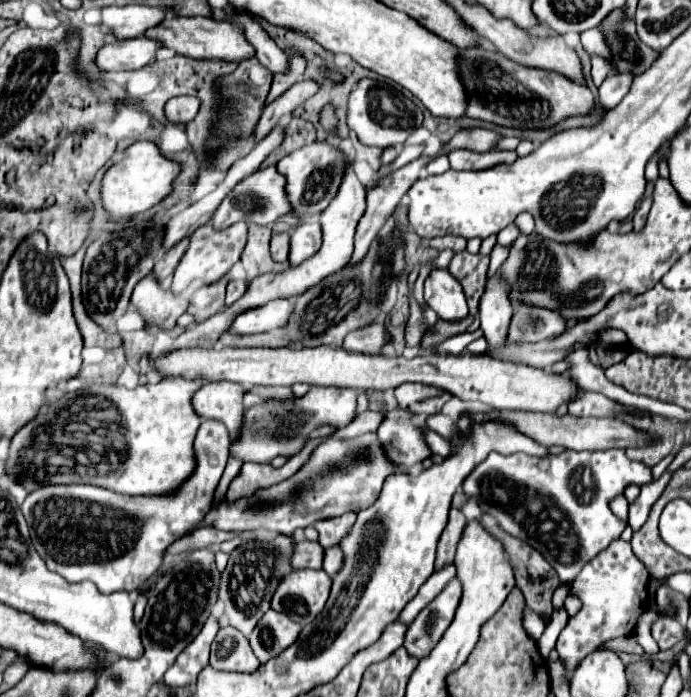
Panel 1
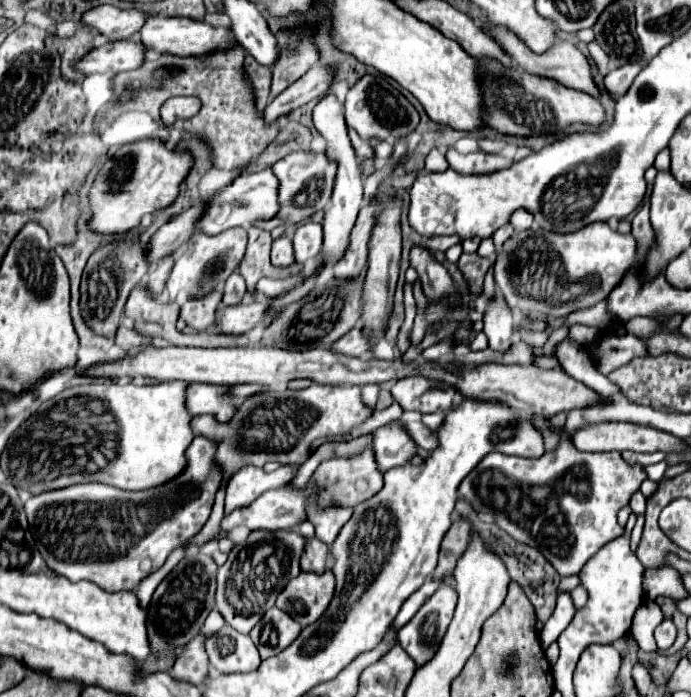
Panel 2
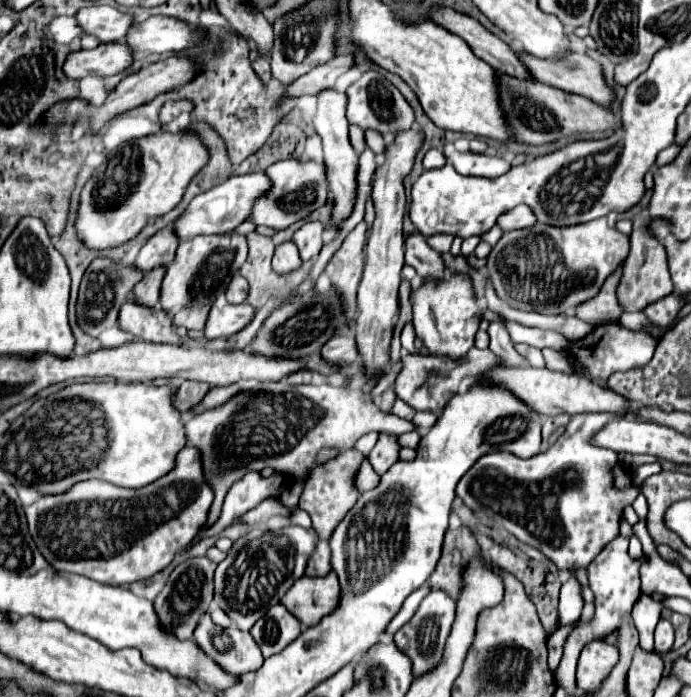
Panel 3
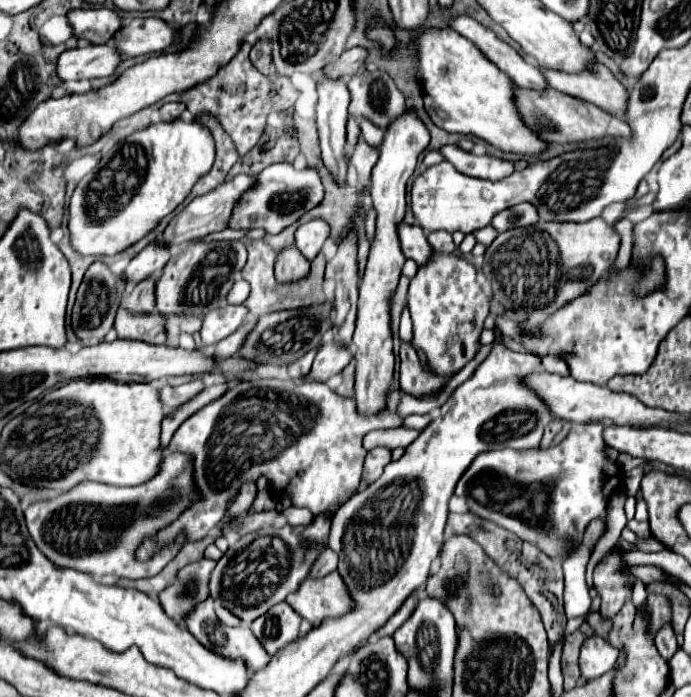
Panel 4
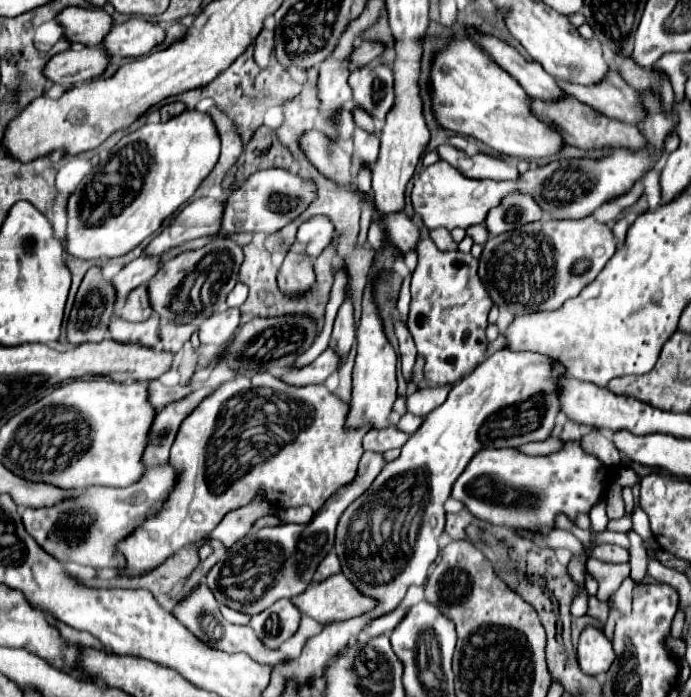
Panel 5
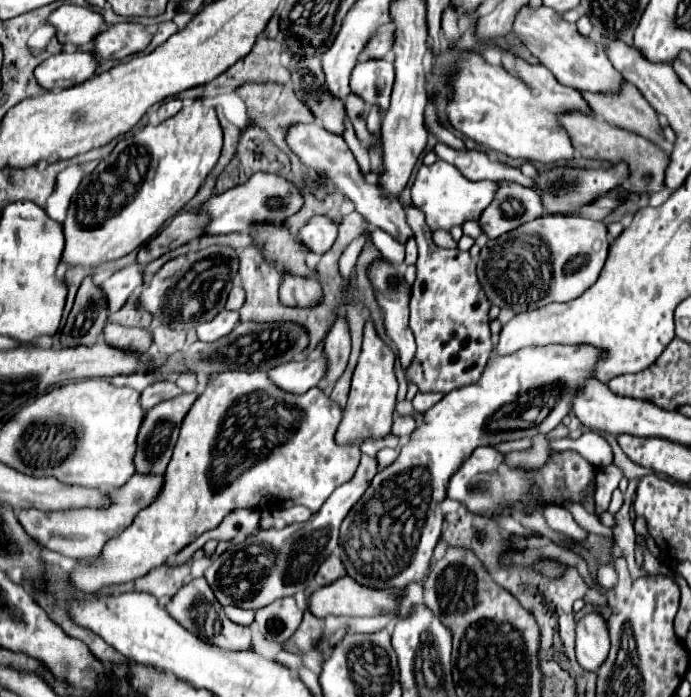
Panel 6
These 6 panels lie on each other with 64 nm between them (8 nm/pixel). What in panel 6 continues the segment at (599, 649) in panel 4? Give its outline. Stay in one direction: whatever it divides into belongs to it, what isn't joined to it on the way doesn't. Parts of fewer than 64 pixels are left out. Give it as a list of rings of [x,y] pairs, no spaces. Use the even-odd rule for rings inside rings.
[[[590,612],[576,622],[576,658],[584,670],[596,672],[610,650],[606,620],[600,612]]]

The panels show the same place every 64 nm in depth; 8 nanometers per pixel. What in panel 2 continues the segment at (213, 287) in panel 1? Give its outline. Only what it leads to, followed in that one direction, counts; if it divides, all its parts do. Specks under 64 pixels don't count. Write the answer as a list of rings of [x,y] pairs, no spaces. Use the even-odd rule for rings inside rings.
[[[212,292],[202,300],[190,300],[180,308],[180,318],[196,332],[206,332],[208,326],[212,326],[214,322],[214,314],[220,300],[222,300],[220,292]]]

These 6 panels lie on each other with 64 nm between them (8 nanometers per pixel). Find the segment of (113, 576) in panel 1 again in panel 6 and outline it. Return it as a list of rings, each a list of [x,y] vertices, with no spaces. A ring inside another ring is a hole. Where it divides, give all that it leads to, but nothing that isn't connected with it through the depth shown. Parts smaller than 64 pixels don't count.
[[[134,474],[126,486],[112,492],[112,506],[108,510],[64,510],[64,512],[42,512],[42,510],[20,510],[18,520],[26,534],[38,542],[40,546],[54,550],[62,556],[74,558],[74,560],[88,560],[90,556],[98,556],[102,552],[102,546],[118,536],[122,528],[126,528],[140,508],[146,508],[156,498],[158,490],[162,486],[162,476],[140,476]]]

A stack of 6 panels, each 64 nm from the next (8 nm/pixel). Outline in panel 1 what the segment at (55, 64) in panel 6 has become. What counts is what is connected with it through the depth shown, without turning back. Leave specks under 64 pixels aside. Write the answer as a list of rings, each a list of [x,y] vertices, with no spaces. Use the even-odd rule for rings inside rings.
[[[130,38],[130,40],[116,40],[112,44],[106,44],[96,54],[96,66],[100,70],[140,70],[146,64],[154,60],[154,54],[158,50],[156,40],[142,38]]]

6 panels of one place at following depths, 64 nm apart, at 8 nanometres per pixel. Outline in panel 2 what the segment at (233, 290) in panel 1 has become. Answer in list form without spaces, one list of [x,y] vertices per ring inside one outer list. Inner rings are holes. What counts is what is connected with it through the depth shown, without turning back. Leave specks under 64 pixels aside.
[[[233,273],[225,282],[221,310],[226,306],[242,302],[242,298],[244,298],[244,294],[246,293],[247,285],[244,278],[241,275]]]

